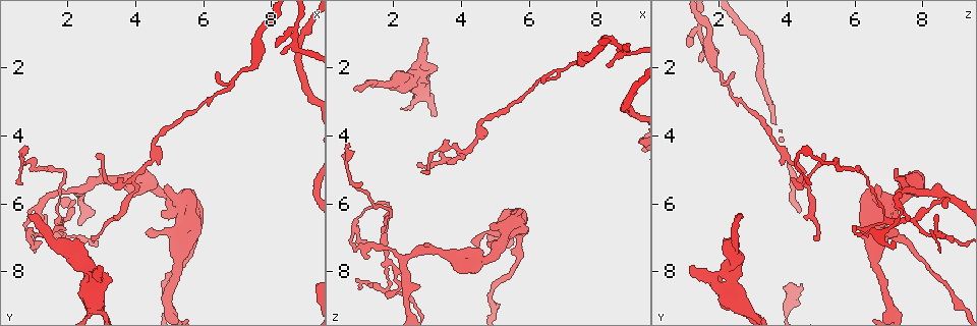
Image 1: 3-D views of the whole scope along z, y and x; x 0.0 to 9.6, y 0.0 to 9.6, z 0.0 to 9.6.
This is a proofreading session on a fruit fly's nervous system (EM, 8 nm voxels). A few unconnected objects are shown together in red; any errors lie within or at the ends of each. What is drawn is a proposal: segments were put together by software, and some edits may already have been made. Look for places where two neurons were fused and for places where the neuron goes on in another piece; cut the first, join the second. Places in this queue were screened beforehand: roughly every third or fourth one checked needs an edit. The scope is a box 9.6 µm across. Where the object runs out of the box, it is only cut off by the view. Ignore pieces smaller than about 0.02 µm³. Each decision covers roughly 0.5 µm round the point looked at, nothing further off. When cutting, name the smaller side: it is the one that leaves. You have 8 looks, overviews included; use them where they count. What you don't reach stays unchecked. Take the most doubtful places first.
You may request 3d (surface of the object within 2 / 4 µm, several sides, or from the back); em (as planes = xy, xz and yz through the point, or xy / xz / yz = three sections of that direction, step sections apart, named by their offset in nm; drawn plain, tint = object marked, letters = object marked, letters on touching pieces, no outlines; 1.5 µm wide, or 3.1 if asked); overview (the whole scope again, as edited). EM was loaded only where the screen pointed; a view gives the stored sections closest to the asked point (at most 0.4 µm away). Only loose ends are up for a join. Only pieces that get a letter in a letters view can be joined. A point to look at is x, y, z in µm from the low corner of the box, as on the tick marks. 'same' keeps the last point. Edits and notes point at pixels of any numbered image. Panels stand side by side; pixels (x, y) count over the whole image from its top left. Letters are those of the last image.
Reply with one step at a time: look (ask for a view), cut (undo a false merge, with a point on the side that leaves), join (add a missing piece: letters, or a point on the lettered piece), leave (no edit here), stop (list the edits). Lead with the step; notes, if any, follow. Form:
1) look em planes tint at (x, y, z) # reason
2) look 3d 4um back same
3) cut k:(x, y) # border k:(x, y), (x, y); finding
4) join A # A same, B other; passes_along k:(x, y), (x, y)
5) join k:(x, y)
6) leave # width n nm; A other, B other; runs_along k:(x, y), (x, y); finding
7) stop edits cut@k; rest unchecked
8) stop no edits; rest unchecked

look em planes letters at (0.80, 6.35, 2.70) # branch stops here

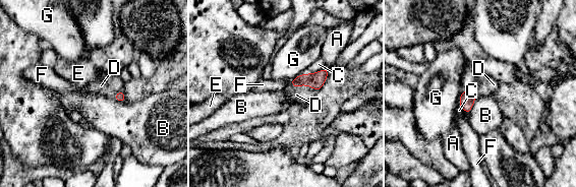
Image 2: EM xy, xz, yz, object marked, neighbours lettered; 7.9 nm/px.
join D # longest_contact D 220 nm; A other, B other, C other, D same, E other, F other, G other; passes_along 2:(315, 80), (303, 84), (296, 95); the neuron continues

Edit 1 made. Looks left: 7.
look em yz step 4 letters at (2.90, 7.75, 1.30) # an open end

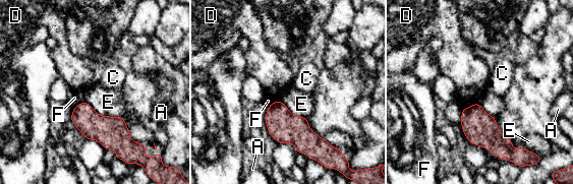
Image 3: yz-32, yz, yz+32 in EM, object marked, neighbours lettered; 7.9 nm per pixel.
leave # A other, C other, D other, E other, F other; no lettered piece goes on from it

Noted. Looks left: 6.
look em planes letters at (2.75, 7.10, 4.75) # tapers out

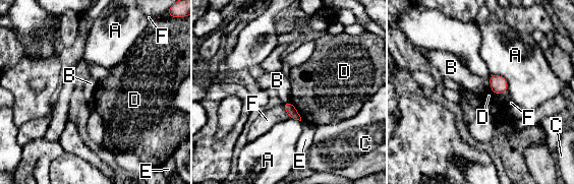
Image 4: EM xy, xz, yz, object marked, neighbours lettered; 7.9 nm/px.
leave # width 90 nm; A other, B other, C other, D other, E other, F other; border 4:(289, 101), (294, 106), (301, 120); none of them fits

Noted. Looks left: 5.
stop edits join@2; rest unchecked

